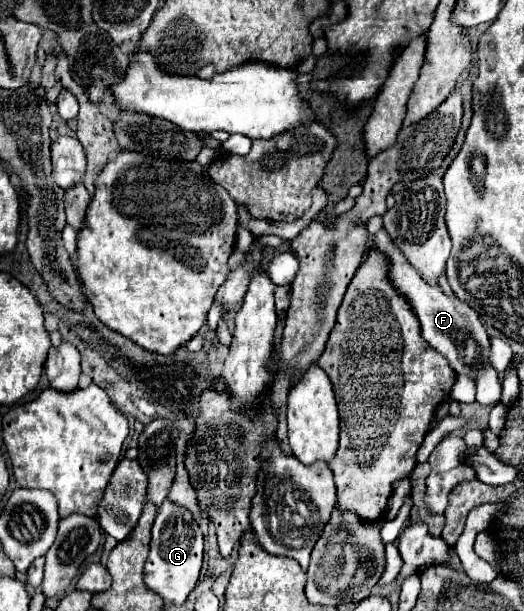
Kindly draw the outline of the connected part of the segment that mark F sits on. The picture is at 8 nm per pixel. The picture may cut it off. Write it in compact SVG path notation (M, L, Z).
M380 230L374 238L374 246L384 252L392 266L390 266L390 282L396 286L396 290L400 290L400 294L404 294L410 302L412 308L416 310L416 316L420 320L420 328L422 328L422 338L436 348L440 354L444 354L450 362L450 366L454 368L456 374L466 374L476 382L476 400L484 406L492 406L496 402L500 402L500 394L502 394L502 384L498 378L498 372L492 370L492 364L488 362L490 358L490 338L480 322L480 316L462 300L446 296L440 288L428 286L422 276L408 264L408 260L394 248L390 236L386 234L386 230Z

